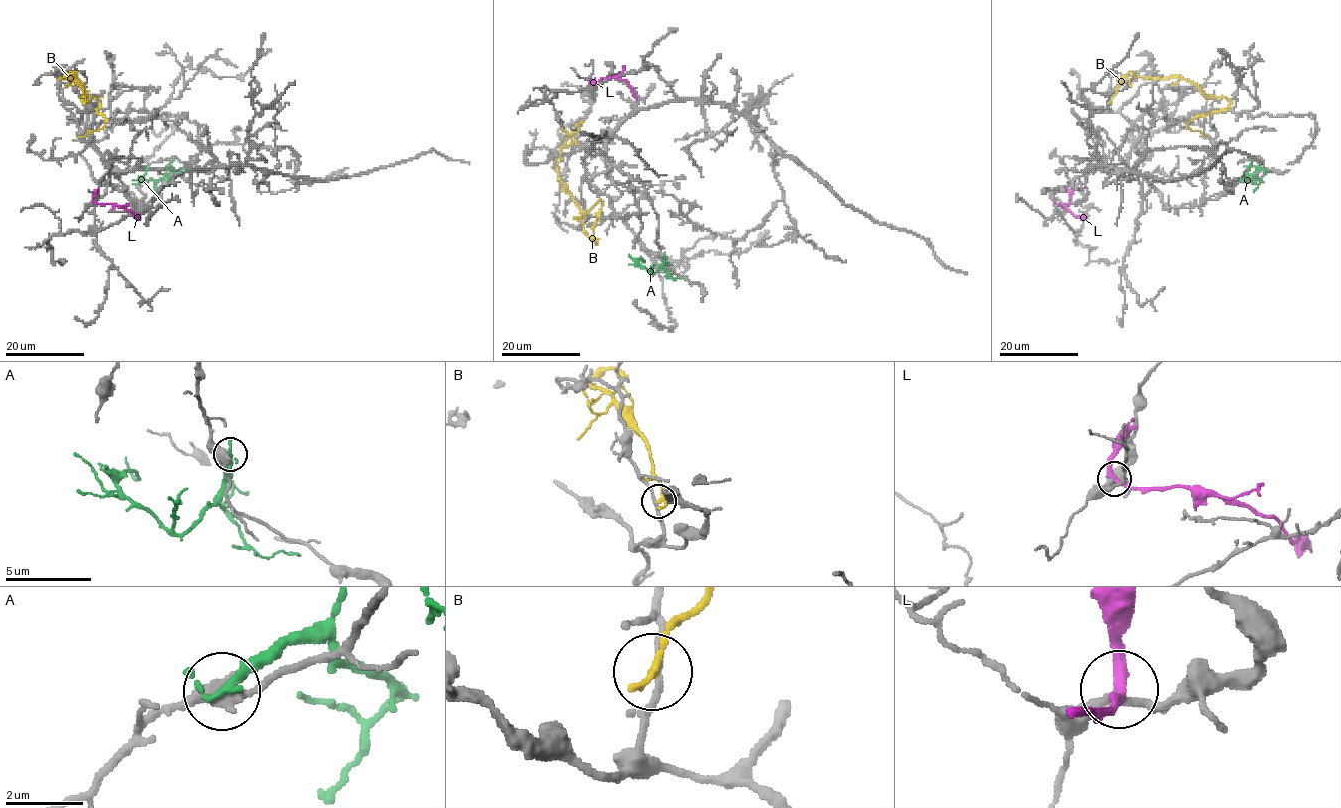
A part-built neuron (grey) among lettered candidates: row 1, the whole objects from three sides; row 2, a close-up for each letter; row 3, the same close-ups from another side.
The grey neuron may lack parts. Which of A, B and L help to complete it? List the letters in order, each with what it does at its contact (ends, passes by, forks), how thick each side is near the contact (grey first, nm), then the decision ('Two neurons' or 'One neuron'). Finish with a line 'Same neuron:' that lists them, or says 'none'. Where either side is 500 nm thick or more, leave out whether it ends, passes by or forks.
A: It passes by. Thickness 440 nm (grey) against 180 nm. Two neurons
B: It passes by. Thickness 160 nm (grey) against 140 nm. Two neurons
L: It passes by. Thickness 170 nm (grey) against 280 nm. Two neurons
Same neuron: none

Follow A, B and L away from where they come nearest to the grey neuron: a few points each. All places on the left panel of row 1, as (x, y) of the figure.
A: (168, 180), (166, 175), (157, 180), (142, 179), (146, 171), (143, 165)
B: (84, 101), (76, 80), (59, 78), (77, 79), (105, 119), (102, 128), (77, 137)
L: (94, 202), (124, 207), (139, 219)

